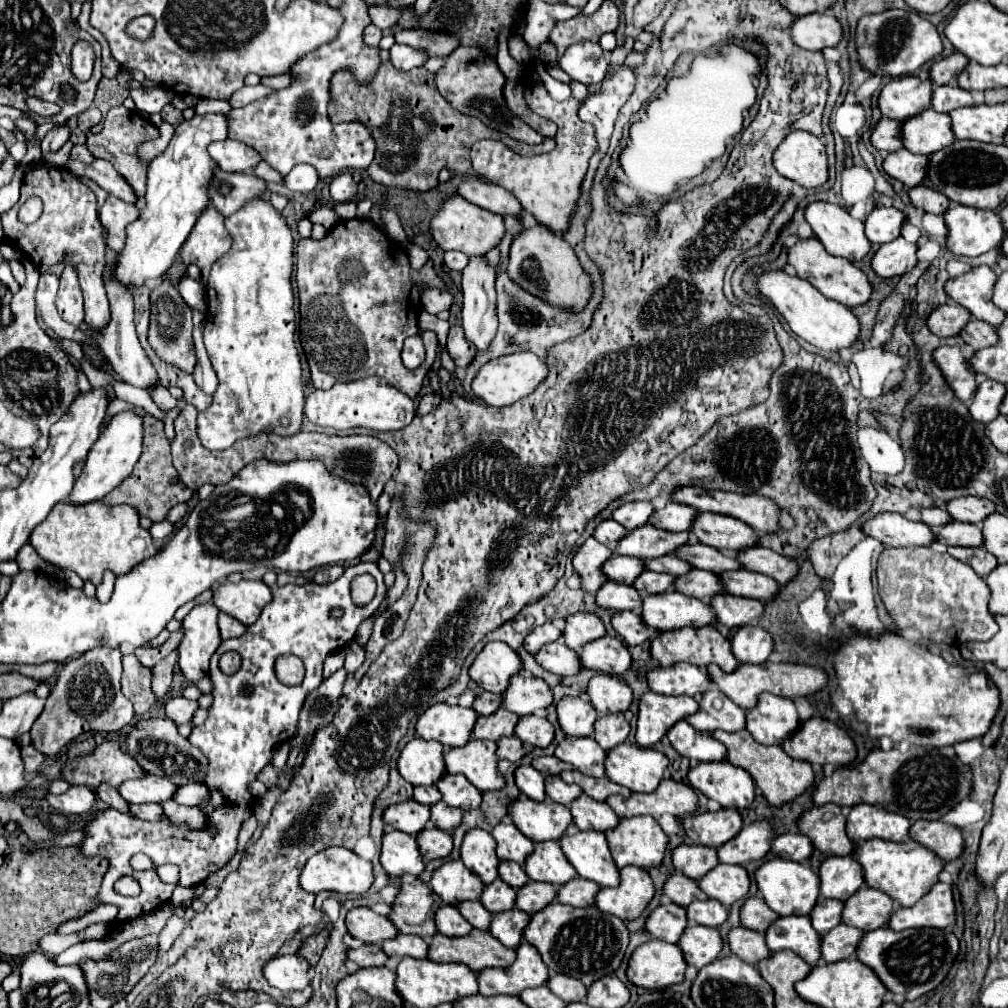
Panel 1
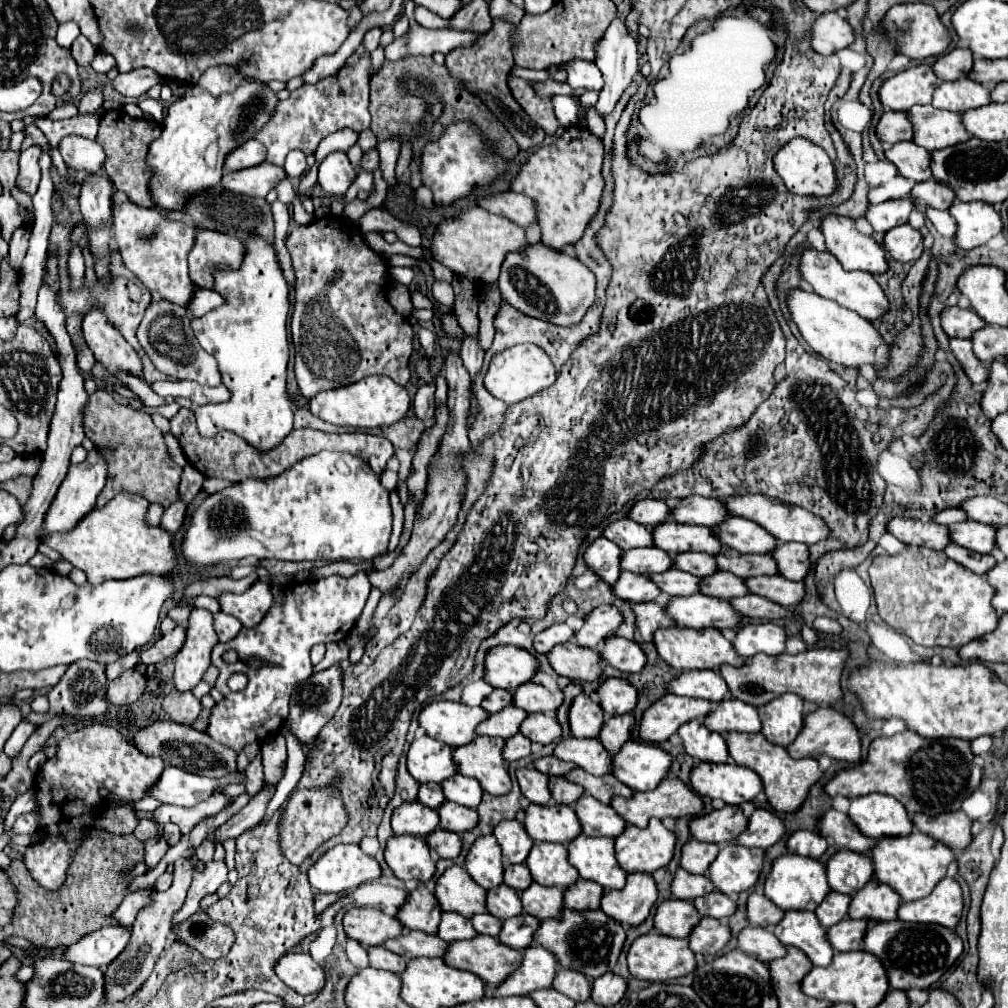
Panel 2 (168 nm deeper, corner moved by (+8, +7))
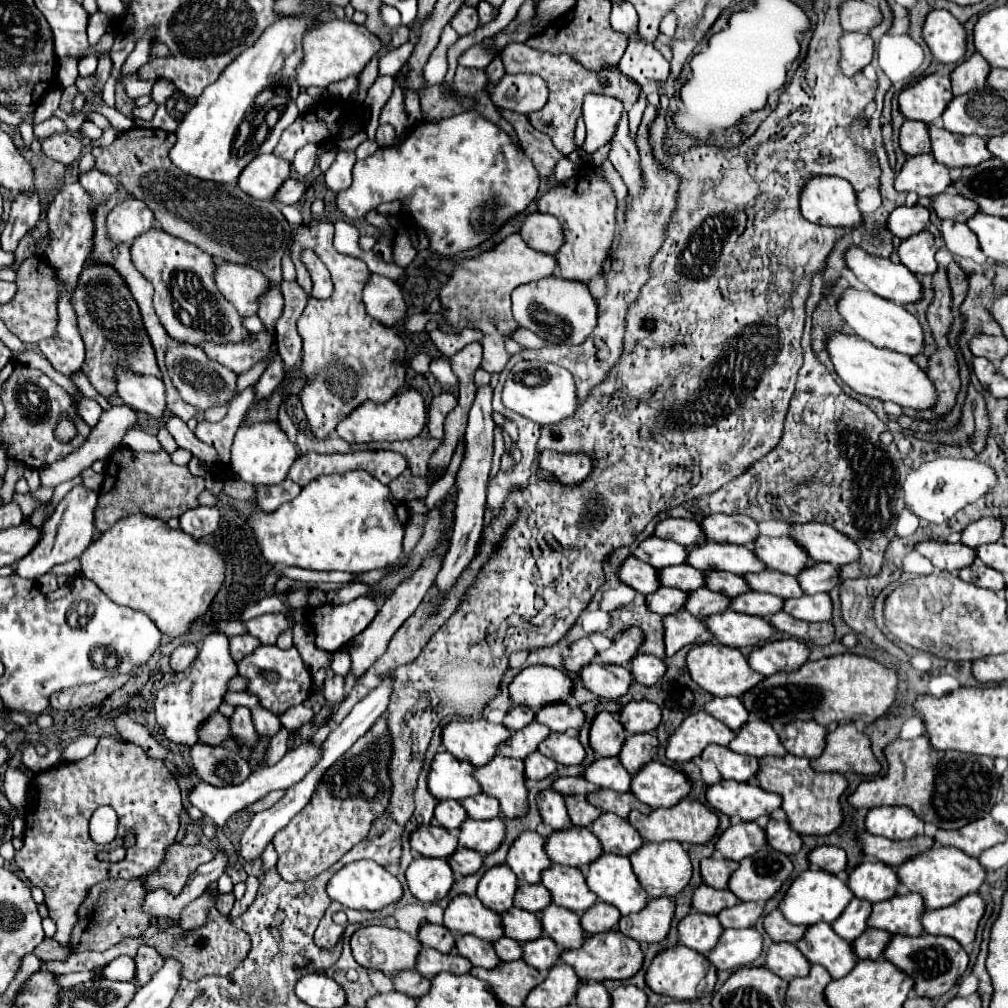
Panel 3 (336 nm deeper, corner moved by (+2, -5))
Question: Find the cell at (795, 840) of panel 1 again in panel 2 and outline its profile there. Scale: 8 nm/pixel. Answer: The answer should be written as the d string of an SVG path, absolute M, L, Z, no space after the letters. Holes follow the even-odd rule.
M799 830L787 840L787 850L791 854L799 856L809 856L809 858L821 858L827 850L827 842L823 836L809 832L809 830Z

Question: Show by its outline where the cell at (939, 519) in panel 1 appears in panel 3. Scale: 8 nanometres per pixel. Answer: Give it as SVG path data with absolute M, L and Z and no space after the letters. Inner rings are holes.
M999 518L975 520L975 522L971 522L971 526L967 526L961 532L961 542L971 548L981 546L981 544L999 542L999 540L1001 540L1001 520Z

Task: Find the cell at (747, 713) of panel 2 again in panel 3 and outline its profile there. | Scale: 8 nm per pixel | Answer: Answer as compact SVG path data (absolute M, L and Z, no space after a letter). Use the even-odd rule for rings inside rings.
M745 722L739 730L737 736L733 738L731 750L755 758L763 756L785 756L785 748L779 742L777 732L767 724L767 722Z

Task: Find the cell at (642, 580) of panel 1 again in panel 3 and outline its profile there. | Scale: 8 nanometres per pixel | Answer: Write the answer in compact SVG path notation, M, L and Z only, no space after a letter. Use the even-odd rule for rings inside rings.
M699 588L699 590L691 590L687 592L687 602L685 602L685 610L695 614L697 618L707 618L711 614L719 614L725 612L729 606L729 598L725 594L713 592L709 588Z

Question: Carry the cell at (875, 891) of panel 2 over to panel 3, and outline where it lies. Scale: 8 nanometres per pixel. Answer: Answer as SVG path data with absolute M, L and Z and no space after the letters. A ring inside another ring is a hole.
M897 894L889 900L873 904L869 926L887 930L889 934L919 936L923 928L919 918L923 914L923 898L919 894Z

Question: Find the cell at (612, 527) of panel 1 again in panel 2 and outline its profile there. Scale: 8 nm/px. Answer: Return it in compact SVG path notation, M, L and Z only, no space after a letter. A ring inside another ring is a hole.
M621 518L617 522L611 522L605 528L605 538L621 546L621 550L653 546L653 530L639 522L633 522L631 518Z

